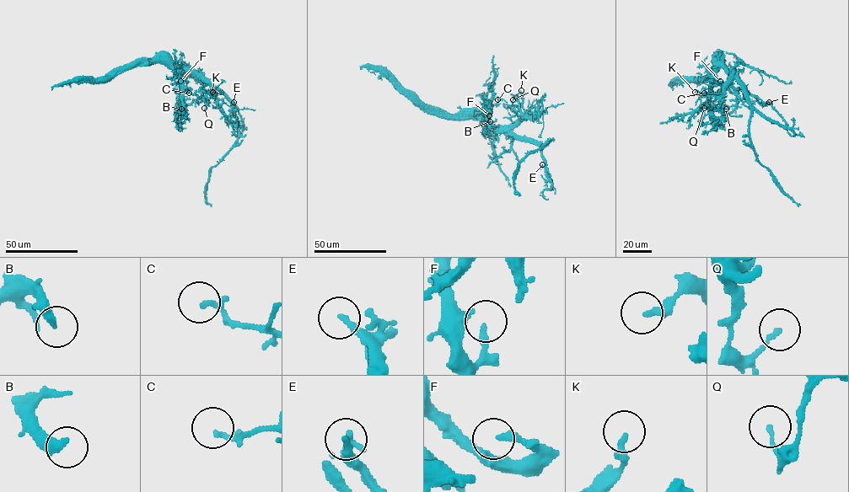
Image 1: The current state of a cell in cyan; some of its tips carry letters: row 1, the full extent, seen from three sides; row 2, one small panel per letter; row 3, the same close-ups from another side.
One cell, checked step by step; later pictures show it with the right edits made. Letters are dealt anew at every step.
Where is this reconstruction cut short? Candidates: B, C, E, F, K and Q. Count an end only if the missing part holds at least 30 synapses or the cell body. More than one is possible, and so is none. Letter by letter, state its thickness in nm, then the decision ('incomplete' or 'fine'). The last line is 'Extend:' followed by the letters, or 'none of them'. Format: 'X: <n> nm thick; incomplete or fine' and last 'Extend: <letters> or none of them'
B: 380 nm thick; fine
C: 170 nm thick; fine
E: 240 nm thick; fine
F: 240 nm thick; fine
K: 280 nm thick; fine
Q: 140 nm thick; fine
Extend: none of them

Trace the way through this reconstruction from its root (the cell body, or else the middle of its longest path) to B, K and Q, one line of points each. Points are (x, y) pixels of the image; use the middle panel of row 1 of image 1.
B: (453, 117), (463, 120), (467, 115), (475, 115), (488, 126), (486, 131), (484, 122), (490, 121)
K: (453, 117), (463, 120), (474, 115), (493, 127), (509, 126), (523, 117), (518, 98), (521, 90)
Q: (453, 117), (463, 120), (474, 115), (493, 127), (508, 127), (523, 117), (518, 100), (516, 96), (513, 99)

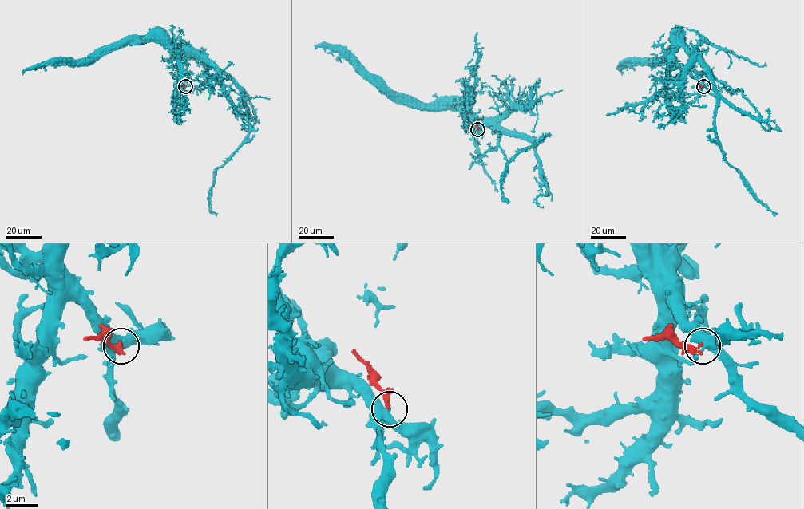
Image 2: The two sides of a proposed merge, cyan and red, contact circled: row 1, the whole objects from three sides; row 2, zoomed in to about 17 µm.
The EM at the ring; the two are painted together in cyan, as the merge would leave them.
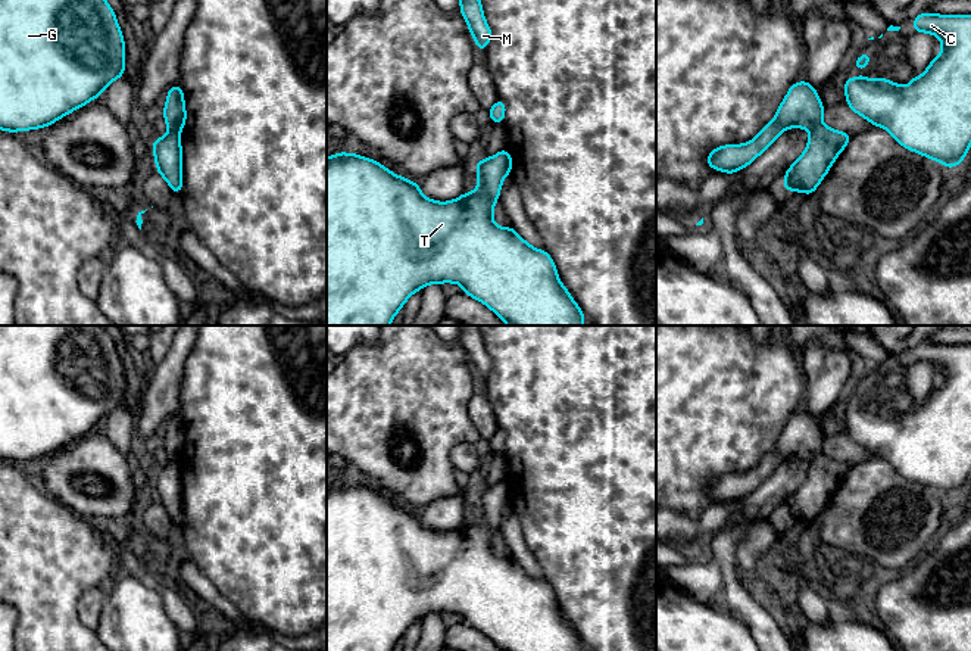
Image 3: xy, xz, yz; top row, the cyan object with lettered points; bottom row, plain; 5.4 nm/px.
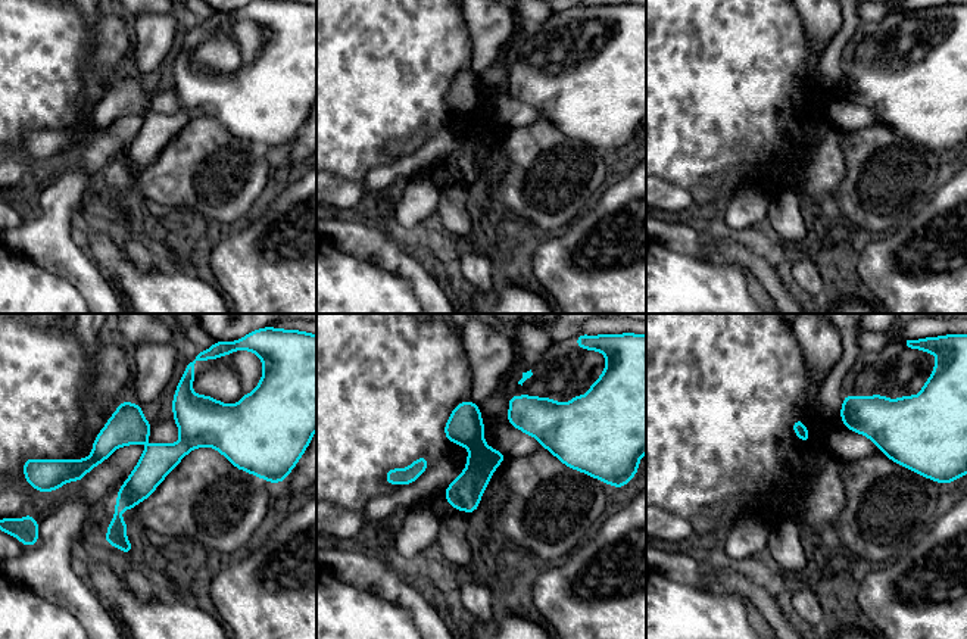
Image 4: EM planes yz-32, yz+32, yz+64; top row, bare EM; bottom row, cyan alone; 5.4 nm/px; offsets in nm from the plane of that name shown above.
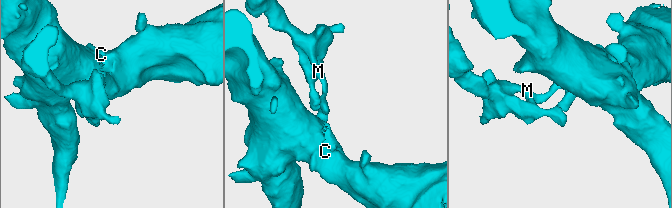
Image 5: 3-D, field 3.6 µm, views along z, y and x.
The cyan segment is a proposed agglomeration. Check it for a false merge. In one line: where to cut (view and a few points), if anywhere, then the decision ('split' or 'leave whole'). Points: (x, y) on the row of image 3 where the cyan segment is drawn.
cut in yz along (821, 121), (809, 130); split

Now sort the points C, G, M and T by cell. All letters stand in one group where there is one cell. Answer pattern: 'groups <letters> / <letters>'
groups C G T / M

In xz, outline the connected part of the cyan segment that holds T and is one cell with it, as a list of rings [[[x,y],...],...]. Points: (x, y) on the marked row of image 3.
[[[508,149],[500,150],[494,156],[490,156],[484,161],[477,161],[475,162],[475,169],[478,174],[478,186],[472,193],[463,193],[458,199],[450,200],[450,202],[435,202],[428,197],[425,197],[421,193],[419,184],[405,178],[399,177],[385,166],[383,166],[378,161],[363,158],[360,155],[355,153],[344,153],[338,152],[332,156],[327,158],[327,326],[390,326],[393,318],[396,317],[397,312],[400,312],[403,303],[419,289],[425,289],[431,283],[456,283],[463,287],[463,293],[468,296],[480,300],[486,306],[488,306],[502,321],[505,321],[508,326],[584,326],[584,318],[586,315],[580,309],[580,306],[575,303],[574,298],[569,295],[566,287],[561,283],[558,270],[555,267],[555,261],[550,258],[550,255],[546,250],[540,250],[528,244],[512,227],[497,227],[493,221],[493,209],[494,205],[499,199],[500,190],[502,190],[502,181],[506,175],[512,174],[512,156]]]

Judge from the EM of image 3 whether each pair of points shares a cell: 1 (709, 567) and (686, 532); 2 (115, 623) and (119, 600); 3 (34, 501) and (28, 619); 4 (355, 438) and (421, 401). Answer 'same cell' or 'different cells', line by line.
1: different cells
2: same cell
3: same cell
4: same cell

